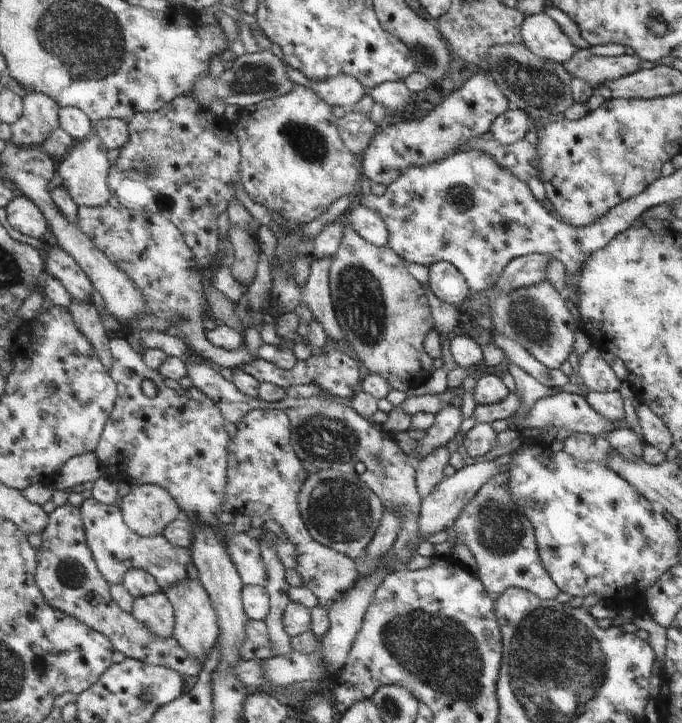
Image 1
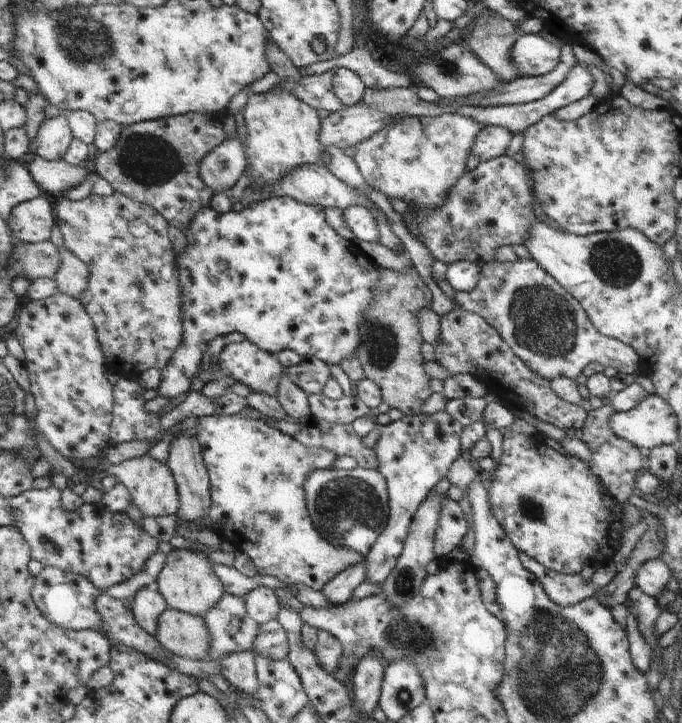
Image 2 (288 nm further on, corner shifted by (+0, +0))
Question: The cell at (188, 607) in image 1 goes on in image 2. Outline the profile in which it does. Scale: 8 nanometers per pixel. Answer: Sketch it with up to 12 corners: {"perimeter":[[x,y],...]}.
{"perimeter":[[203,552],[167,554],[159,590],[169,608],[205,616],[225,584]]}

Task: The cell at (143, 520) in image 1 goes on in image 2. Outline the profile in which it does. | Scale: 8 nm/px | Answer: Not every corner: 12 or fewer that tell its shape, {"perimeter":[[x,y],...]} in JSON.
{"perimeter":[[151,454],[117,466],[145,518],[177,516],[181,490],[167,464]]}

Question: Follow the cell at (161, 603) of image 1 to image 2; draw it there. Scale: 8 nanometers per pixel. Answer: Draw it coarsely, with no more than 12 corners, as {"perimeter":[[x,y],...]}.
{"perimeter":[[167,608],[157,638],[177,658],[213,660],[201,616]]}

